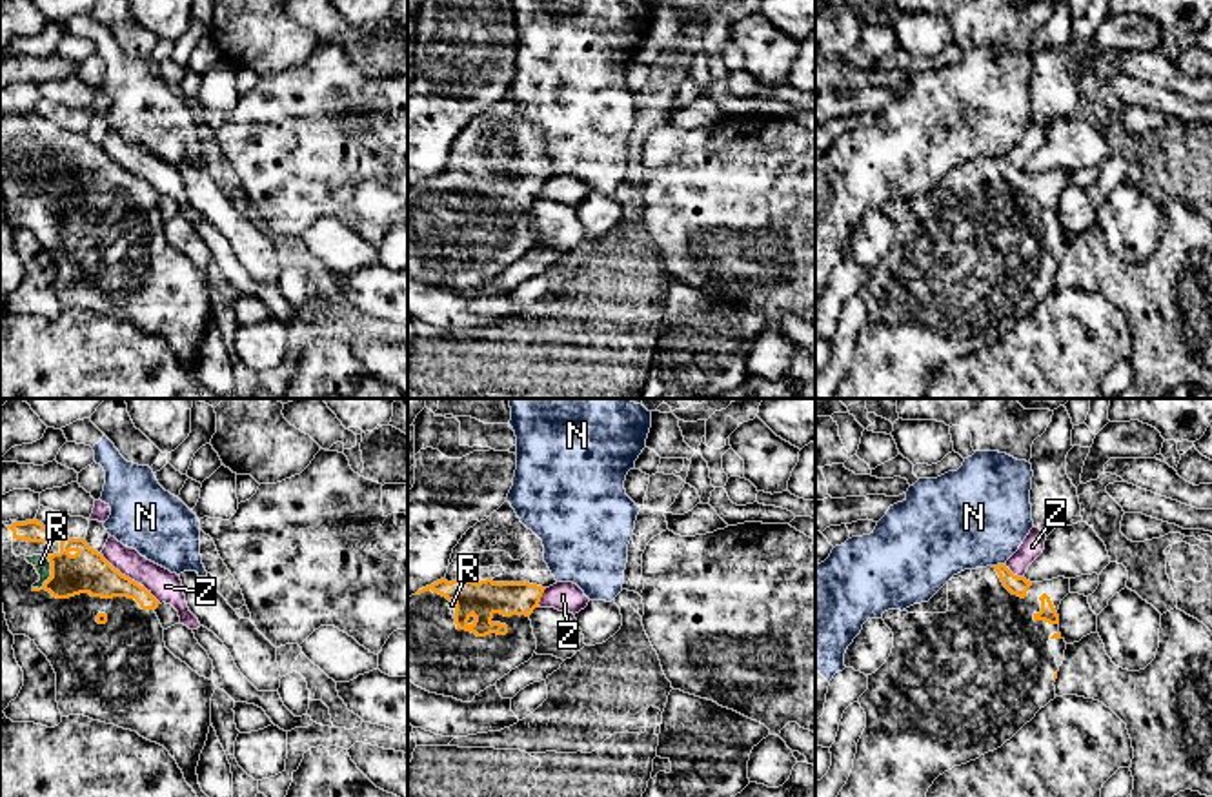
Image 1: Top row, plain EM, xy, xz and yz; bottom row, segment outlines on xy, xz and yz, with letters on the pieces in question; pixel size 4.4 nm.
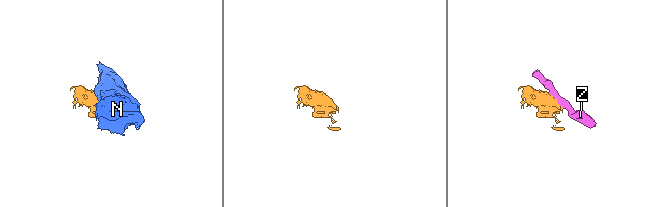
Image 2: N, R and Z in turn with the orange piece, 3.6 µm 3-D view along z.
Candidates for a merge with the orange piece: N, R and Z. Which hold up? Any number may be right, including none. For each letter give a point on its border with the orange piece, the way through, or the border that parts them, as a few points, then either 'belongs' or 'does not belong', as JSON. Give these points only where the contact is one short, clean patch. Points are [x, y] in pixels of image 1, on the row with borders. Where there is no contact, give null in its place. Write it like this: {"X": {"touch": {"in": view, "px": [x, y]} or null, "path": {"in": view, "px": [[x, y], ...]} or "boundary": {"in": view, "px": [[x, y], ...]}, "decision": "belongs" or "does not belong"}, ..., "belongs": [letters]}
{"N": {"touch": {"in": "yz", "px": [998, 564]}, "boundary": {"in": "yz", "px": [[1003, 563], [992, 566]]}, "decision": "does not belong"}, "R": {"touch": {"in": "xy", "px": [51, 575]}, "decision": "belongs"}, "Z": {"touch": {"in": "xy", "px": [130, 579]}, "boundary": {"in": "xy", "px": [[100, 554], [161, 603]]}, "decision": "does not belong"}, "belongs": ["R"]}

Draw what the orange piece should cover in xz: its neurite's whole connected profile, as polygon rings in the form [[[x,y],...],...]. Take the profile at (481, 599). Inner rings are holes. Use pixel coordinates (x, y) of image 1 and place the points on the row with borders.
[[[506,500],[462,535],[446,577],[408,599],[408,681],[471,702],[533,657],[530,615],[553,584],[542,540]]]

